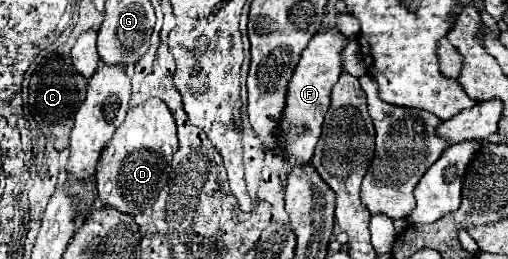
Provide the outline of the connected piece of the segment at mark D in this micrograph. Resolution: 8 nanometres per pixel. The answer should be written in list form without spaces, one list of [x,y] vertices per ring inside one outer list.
[[[150,98],[148,102],[128,110],[126,120],[116,130],[112,144],[108,144],[100,156],[96,172],[96,188],[102,206],[116,208],[118,212],[136,216],[152,208],[168,184],[172,174],[172,156],[178,150],[176,124],[162,100]]]

